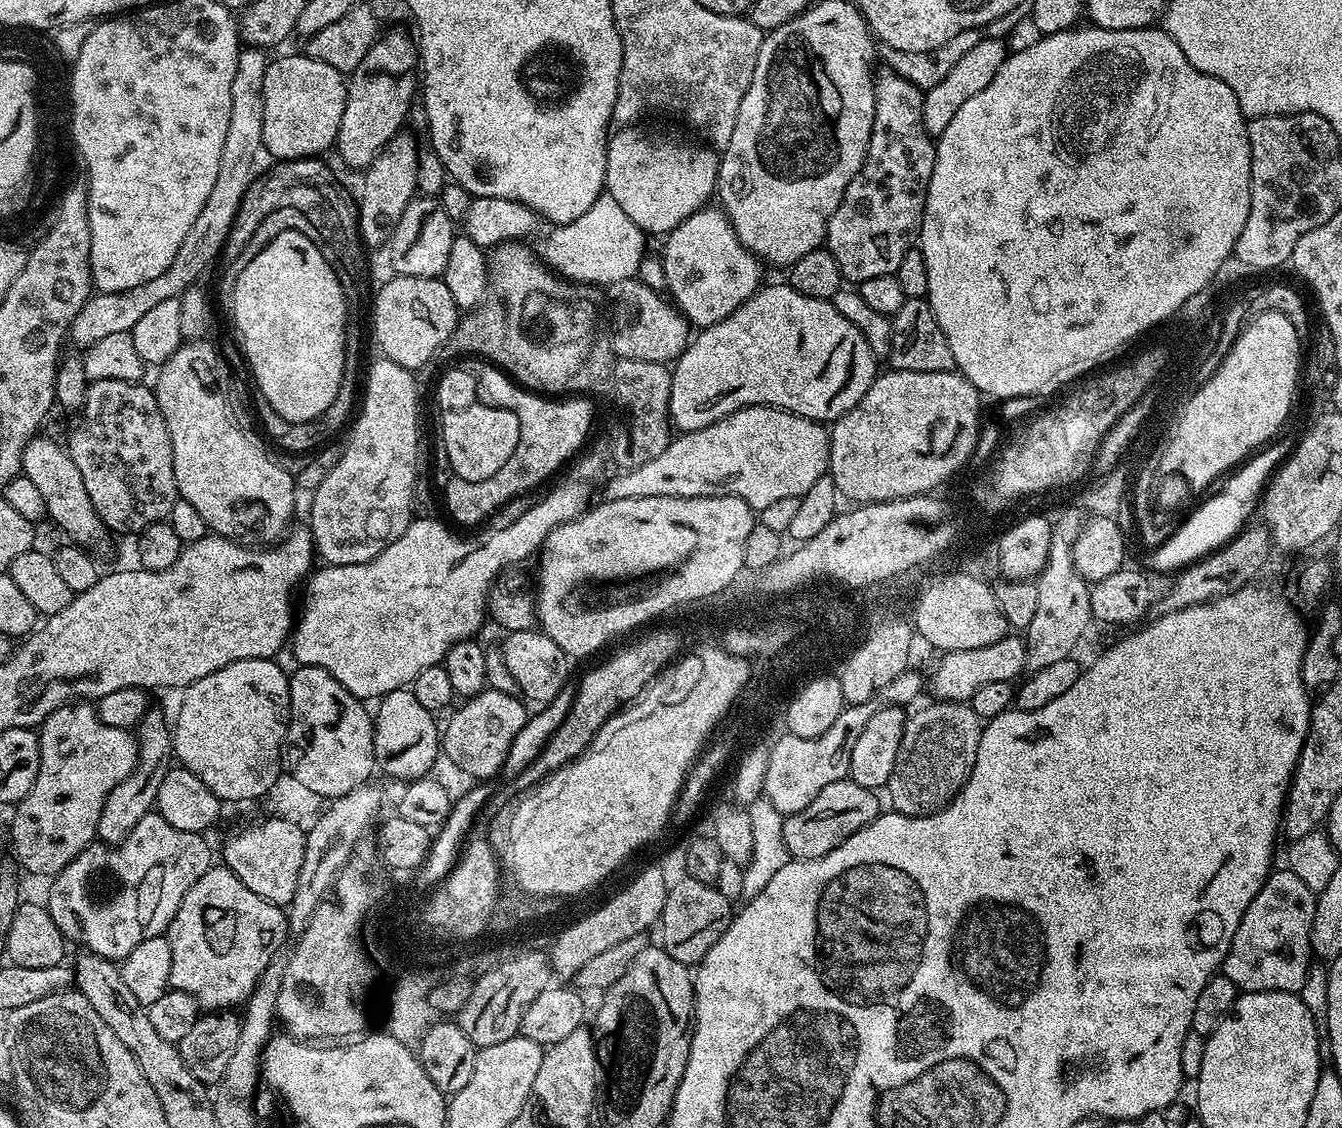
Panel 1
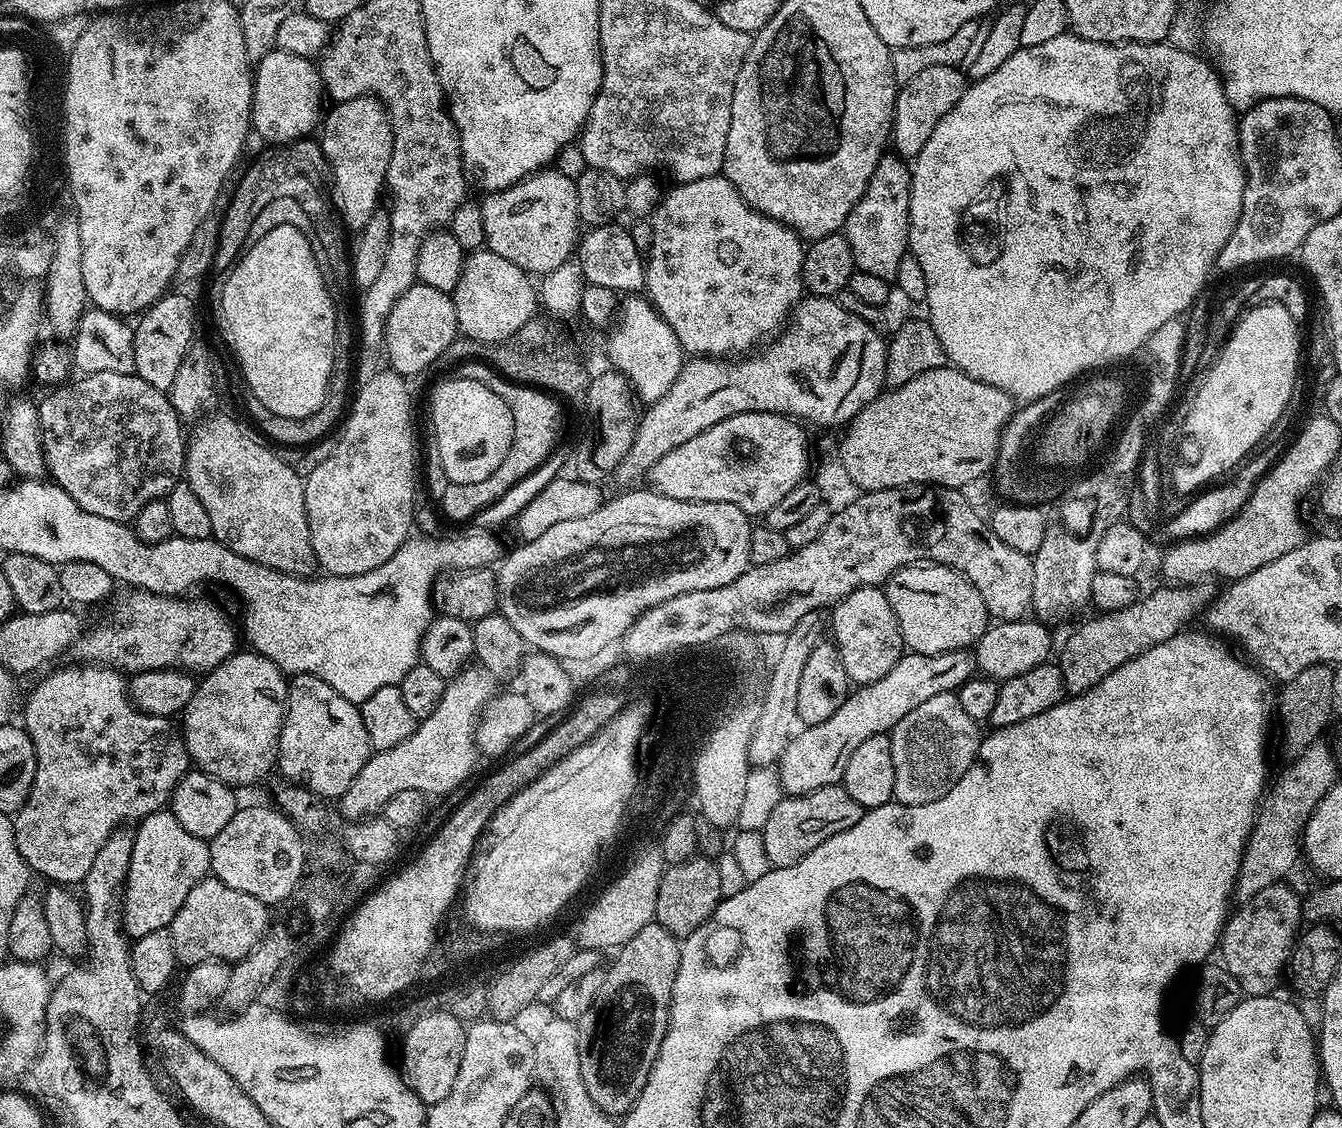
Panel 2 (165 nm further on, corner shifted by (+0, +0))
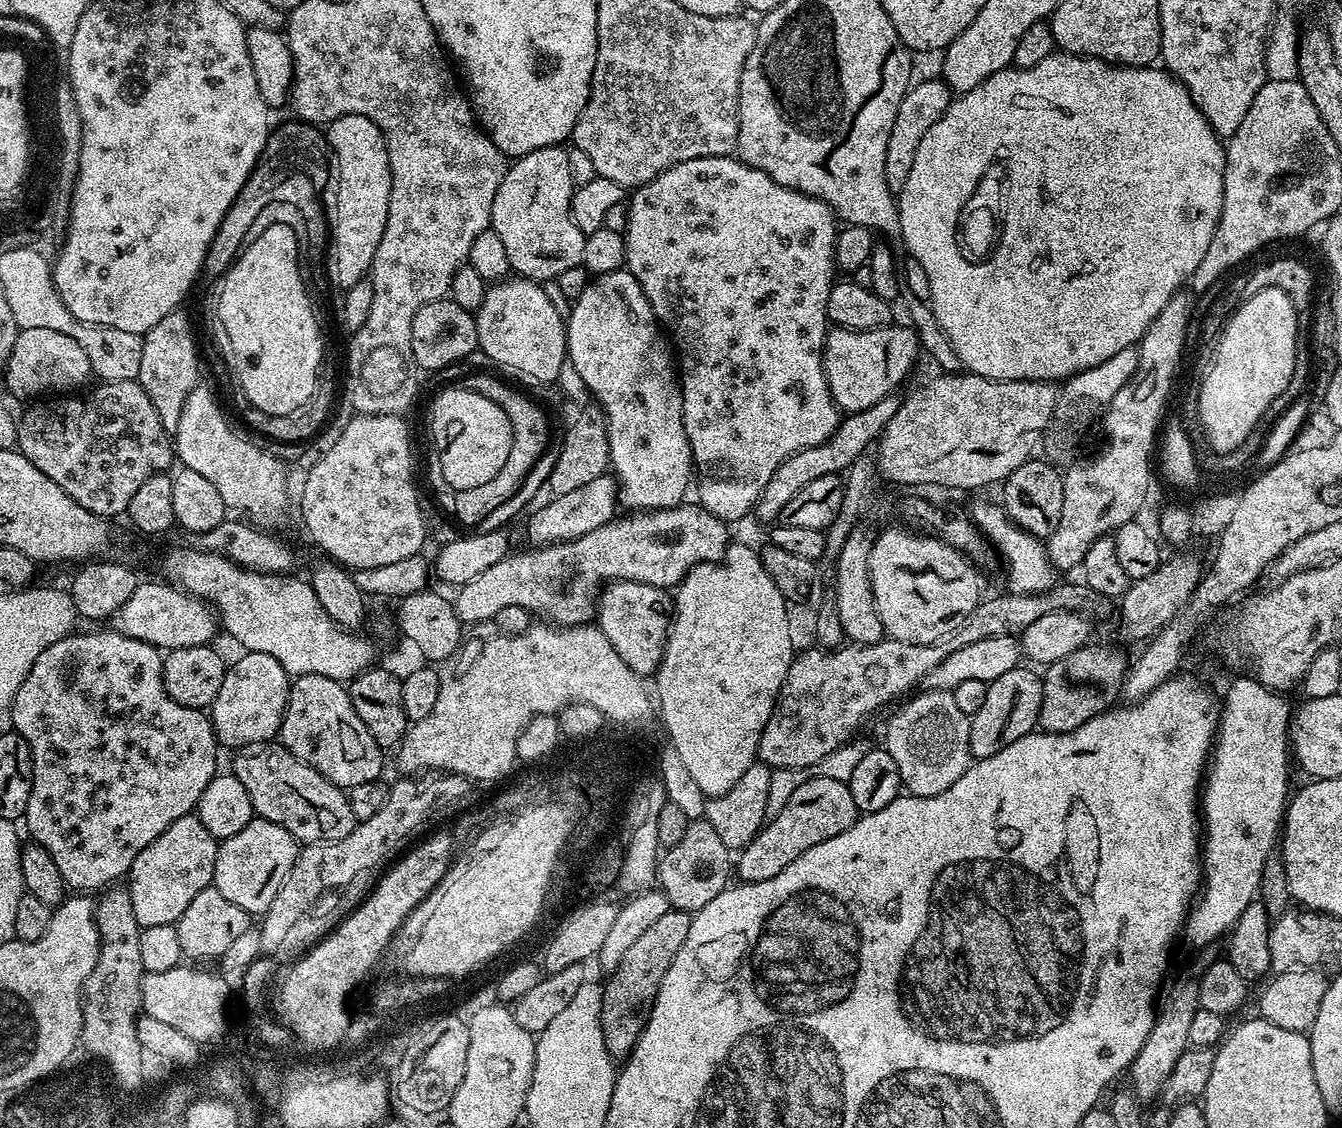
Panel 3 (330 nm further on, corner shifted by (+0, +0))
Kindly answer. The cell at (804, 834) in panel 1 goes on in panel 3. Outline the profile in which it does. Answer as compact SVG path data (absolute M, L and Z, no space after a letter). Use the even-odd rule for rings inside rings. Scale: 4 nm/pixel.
M813 774L794 791L794 794L791 794L788 804L771 819L738 852L734 872L735 875L740 875L737 877L745 884L762 882L766 878L782 874L782 870L786 870L786 866L790 866L794 858L806 854L806 850L818 846L818 842L826 842L826 838L834 838L850 830L850 826L854 826L858 819L858 813L845 781L833 776Z

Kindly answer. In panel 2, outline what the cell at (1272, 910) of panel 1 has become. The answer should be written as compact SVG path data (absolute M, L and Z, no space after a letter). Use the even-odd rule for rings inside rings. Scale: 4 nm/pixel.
M1281 882L1274 886L1266 886L1262 894L1254 894L1248 904L1241 904L1229 915L1218 945L1219 955L1225 968L1238 978L1240 991L1244 996L1270 996L1282 984L1282 977L1288 967L1288 960L1292 956L1292 947L1296 945L1298 933L1302 928L1302 900L1298 892Z

